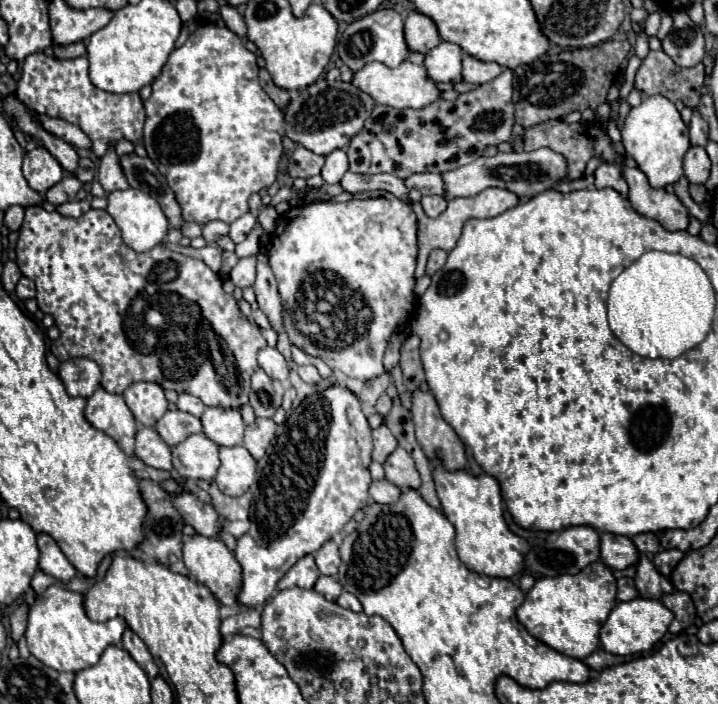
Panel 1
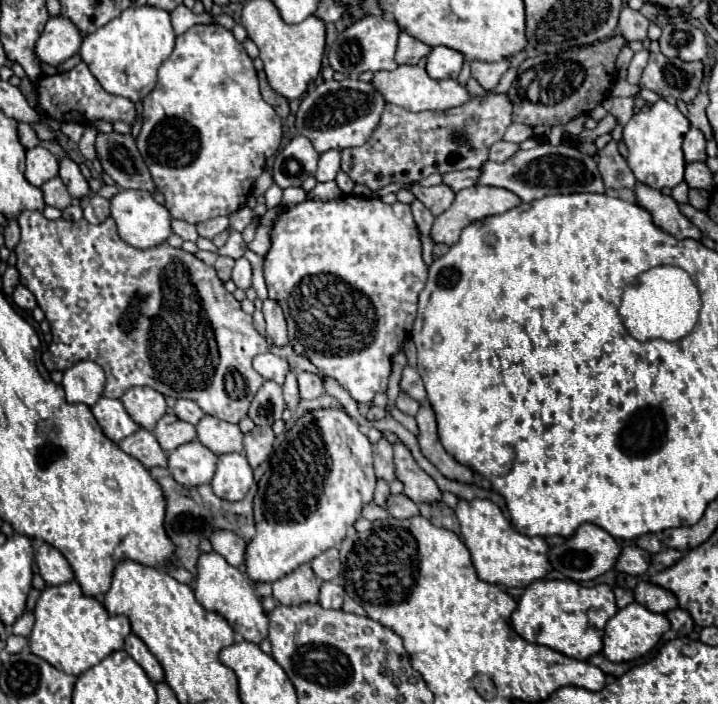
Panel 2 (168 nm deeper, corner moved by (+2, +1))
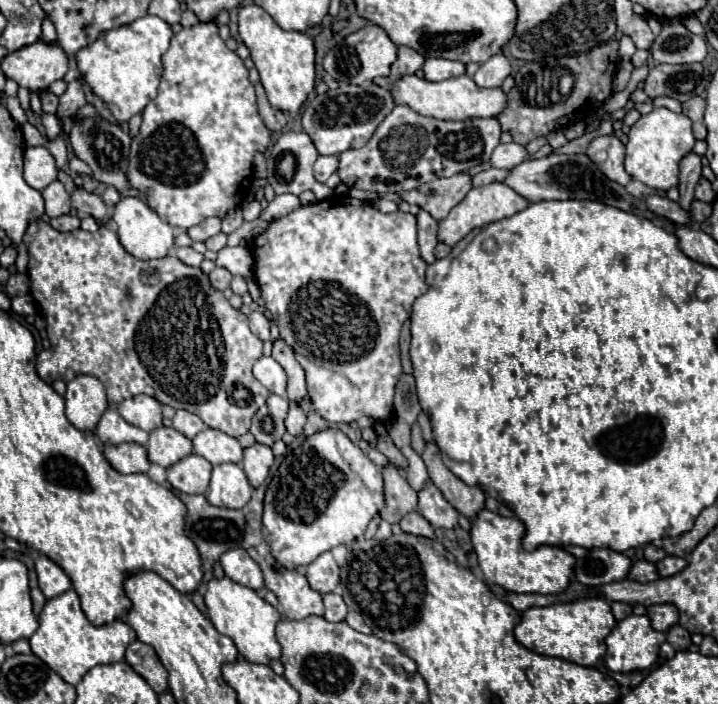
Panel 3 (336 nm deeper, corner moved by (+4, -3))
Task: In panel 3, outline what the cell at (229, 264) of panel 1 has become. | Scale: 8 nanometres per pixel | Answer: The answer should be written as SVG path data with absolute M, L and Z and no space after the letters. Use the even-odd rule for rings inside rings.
M216 267L208 277L210 277L210 283L212 283L218 291L228 289L228 287L230 287L230 281L232 281L232 275L230 275L228 271L224 271L222 267Z

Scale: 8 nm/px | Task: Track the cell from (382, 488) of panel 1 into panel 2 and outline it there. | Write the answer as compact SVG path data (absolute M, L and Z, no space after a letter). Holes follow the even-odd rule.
M398 493L398 495L388 495L386 503L384 503L384 509L396 517L396 519L404 519L404 517L410 517L410 515L418 515L418 507L412 499L408 499L404 493Z

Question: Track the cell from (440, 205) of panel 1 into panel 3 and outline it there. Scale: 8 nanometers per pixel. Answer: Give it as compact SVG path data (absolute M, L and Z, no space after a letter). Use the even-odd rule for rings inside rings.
M462 171L452 177L440 177L424 183L412 191L400 193L404 201L428 211L436 221L444 219L452 207L456 207L472 189L472 175Z

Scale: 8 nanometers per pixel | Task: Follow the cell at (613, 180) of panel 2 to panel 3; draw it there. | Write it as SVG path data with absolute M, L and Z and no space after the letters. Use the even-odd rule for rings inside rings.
M616 135L594 137L586 149L586 155L592 159L592 163L596 163L596 167L604 175L608 175L608 179L612 179L620 185L630 183L630 175L624 171L626 149Z

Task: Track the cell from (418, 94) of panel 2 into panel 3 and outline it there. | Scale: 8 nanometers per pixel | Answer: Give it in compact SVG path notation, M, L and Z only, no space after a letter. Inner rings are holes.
M406 75L404 79L400 79L400 83L394 85L392 93L398 105L404 103L420 115L434 117L434 119L446 119L446 121L466 121L474 117L498 117L508 101L502 89L480 89L468 75L460 75L456 79L446 79L438 83L426 81L416 75Z

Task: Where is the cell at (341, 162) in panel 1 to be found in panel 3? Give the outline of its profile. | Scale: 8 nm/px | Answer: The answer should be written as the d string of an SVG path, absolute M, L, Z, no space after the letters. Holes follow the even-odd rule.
M320 155L318 161L316 161L316 165L314 165L314 175L316 175L316 179L318 179L320 183L326 183L326 179L328 179L336 169L338 169L338 157L336 157L336 155L328 155L328 157Z

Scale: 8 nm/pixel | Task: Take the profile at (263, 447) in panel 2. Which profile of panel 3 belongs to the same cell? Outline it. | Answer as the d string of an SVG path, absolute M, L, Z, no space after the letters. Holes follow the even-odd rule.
M256 443L248 449L244 449L242 467L244 467L244 473L246 473L246 477L248 477L248 481L254 489L264 483L272 463L274 463L274 455L272 455L270 447L264 447L264 445Z

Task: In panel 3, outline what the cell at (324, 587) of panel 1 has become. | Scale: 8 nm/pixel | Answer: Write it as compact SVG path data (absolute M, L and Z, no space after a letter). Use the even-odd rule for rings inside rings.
M328 593L324 595L324 607L326 607L326 619L332 623L340 623L346 619L348 615L348 607L344 603L344 599L338 593Z

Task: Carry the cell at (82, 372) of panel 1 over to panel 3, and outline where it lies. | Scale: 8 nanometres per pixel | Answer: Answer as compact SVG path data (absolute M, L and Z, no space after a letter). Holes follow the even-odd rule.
M78 375L68 383L66 417L76 429L96 433L96 425L106 409L106 389L96 377Z

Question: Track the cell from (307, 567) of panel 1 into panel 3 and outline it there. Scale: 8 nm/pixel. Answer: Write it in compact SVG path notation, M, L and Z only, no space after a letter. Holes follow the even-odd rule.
M251 547L247 553L260 565L264 573L266 589L270 589L278 597L286 619L300 621L310 615L324 615L322 595L308 587L304 575L298 575L294 571L274 569L270 561L274 560L271 554L268 558L261 556L256 547Z

